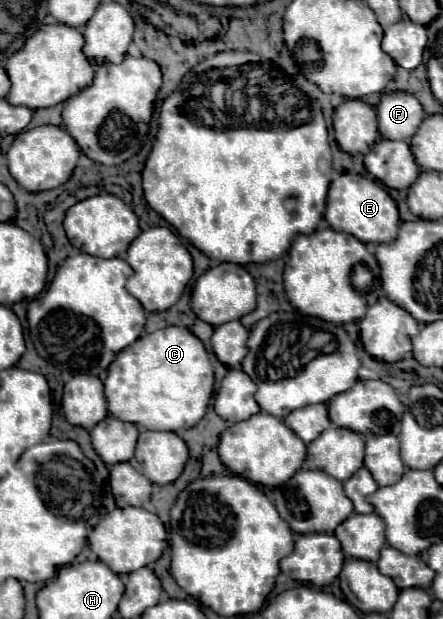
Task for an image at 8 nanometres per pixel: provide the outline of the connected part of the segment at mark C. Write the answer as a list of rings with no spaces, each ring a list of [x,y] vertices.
[[[166,327],[150,335],[142,335],[134,345],[122,349],[108,367],[104,393],[108,411],[120,421],[142,425],[150,431],[180,431],[194,427],[206,413],[208,401],[214,391],[214,371],[202,341],[186,327]]]

